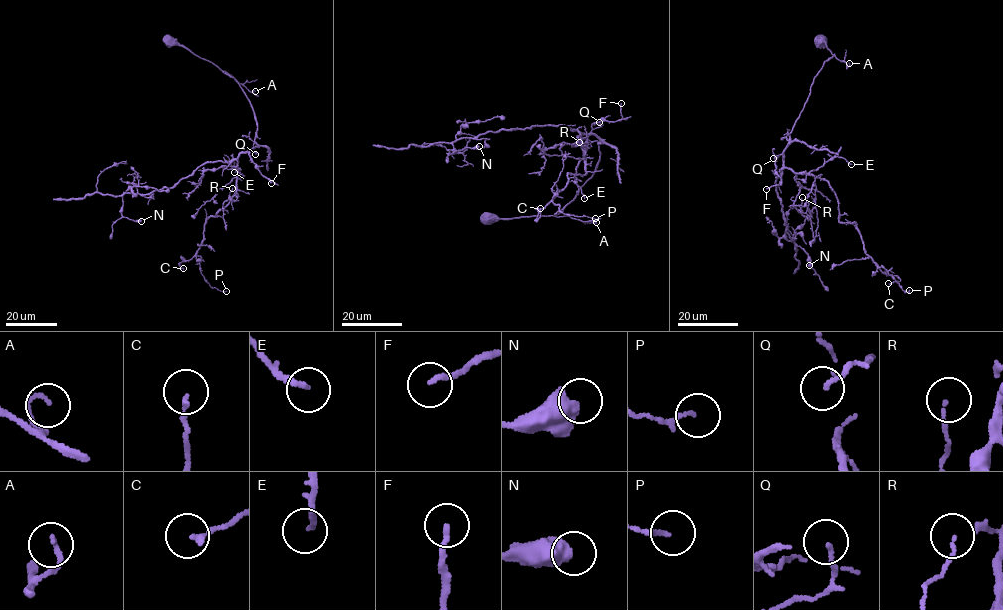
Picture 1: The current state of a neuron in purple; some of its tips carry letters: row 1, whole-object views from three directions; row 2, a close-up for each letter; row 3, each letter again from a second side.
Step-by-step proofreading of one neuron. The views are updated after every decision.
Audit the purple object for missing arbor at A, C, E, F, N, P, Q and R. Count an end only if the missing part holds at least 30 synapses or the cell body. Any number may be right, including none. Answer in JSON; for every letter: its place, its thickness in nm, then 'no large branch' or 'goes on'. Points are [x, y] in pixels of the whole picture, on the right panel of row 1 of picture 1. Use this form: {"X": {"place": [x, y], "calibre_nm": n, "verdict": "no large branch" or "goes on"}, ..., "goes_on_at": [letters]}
{"A": {"place": [849, 63], "calibre_nm": 110, "verdict": "no large branch"}, "C": {"place": [888, 283], "calibre_nm": 160, "verdict": "no large branch"}, "E": {"place": [851, 164], "calibre_nm": 180, "verdict": "no large branch"}, "F": {"place": [766, 189], "calibre_nm": 160, "verdict": "no large branch"}, "N": {"place": [809, 265], "calibre_nm": 650, "verdict": "no large branch"}, "P": {"place": [909, 290], "calibre_nm": 130, "verdict": "no large branch"}, "Q": {"place": [773, 158], "calibre_nm": 130, "verdict": "no large branch"}, "R": {"place": [802, 197], "calibre_nm": 110, "verdict": "no large branch"}, "goes_on_at": []}

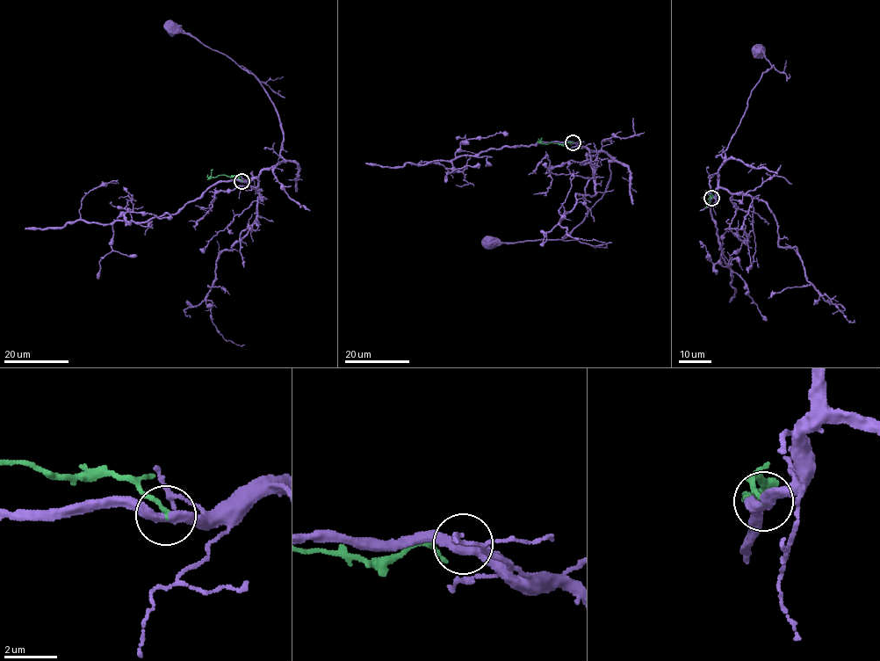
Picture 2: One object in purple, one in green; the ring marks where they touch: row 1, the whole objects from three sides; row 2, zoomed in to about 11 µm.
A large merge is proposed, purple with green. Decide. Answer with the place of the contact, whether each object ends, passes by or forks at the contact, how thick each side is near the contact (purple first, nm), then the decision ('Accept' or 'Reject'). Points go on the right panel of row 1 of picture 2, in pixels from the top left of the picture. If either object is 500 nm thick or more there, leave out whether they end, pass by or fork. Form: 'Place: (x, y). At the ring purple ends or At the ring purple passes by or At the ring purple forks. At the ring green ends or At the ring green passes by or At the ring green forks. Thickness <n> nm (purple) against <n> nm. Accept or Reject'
Place: (711, 198). At the ring purple passes by. At the ring green ends. Thickness 360 nm (purple) against 160 nm. Accept

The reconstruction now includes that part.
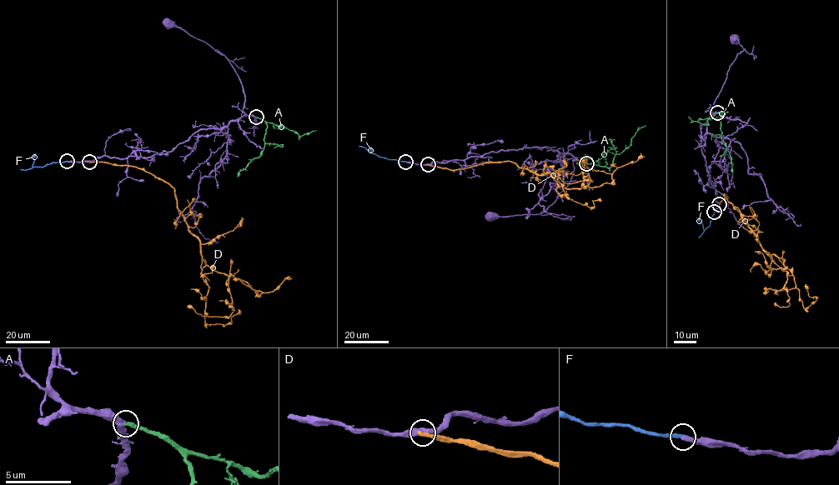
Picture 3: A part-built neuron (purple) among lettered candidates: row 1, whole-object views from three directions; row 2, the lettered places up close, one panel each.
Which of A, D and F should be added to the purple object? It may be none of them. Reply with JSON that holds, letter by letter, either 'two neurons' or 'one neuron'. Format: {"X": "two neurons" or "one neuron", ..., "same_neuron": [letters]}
{"A": "one neuron", "D": "two neurons", "F": "two neurons", "same_neuron": ["A"]}

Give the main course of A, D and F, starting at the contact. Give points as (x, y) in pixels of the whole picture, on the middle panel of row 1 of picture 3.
A: (586, 163), (610, 167), (614, 157), (630, 146), (635, 132), (645, 126)
D: (428, 164), (452, 170), (508, 161), (550, 173), (566, 188), (592, 180), (565, 183), (545, 173)
F: (405, 162), (379, 157), (359, 146)

